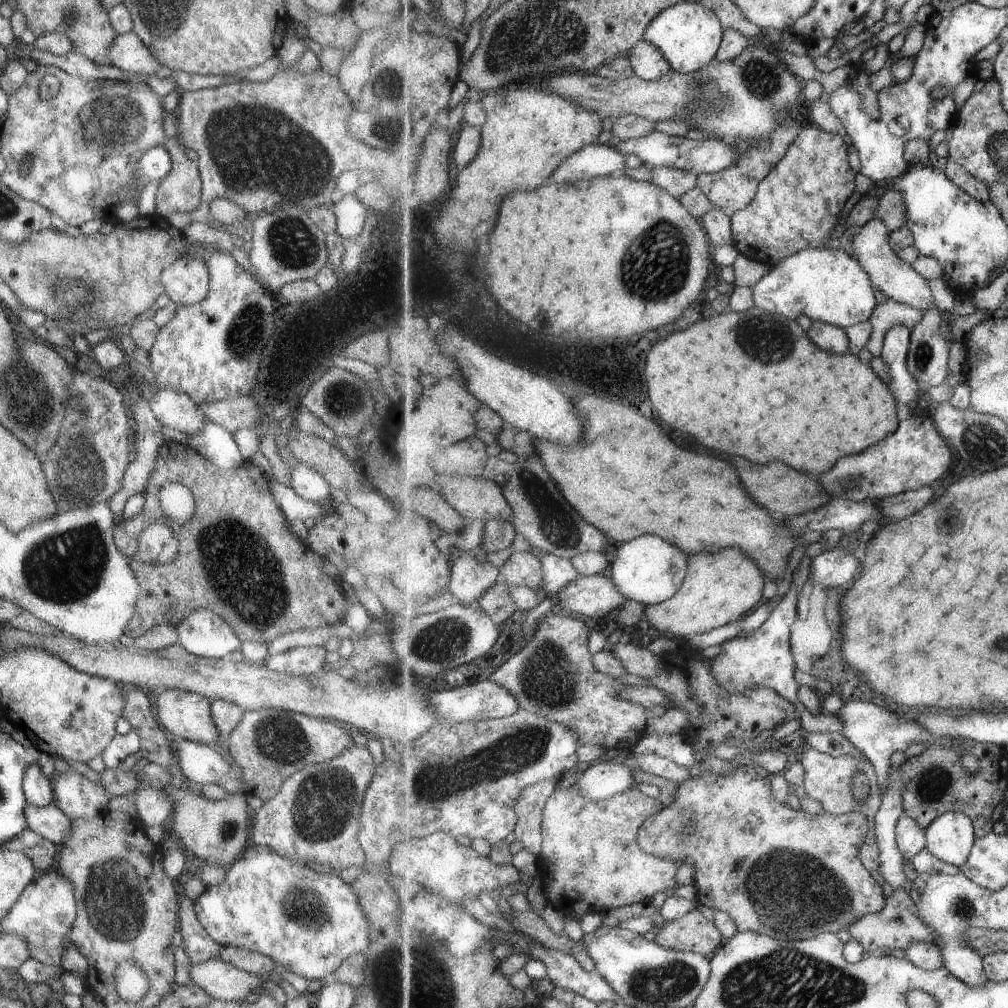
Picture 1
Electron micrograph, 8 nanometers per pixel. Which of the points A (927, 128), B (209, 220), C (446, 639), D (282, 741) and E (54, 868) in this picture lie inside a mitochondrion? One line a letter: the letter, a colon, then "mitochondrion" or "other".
A: other
B: other
C: mitochondrion
D: mitochondrion
E: other

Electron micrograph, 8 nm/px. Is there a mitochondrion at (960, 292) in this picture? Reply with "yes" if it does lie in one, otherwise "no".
no

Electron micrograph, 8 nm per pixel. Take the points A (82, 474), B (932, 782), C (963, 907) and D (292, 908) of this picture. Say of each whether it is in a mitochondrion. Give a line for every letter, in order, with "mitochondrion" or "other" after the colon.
A: mitochondrion
B: mitochondrion
C: mitochondrion
D: mitochondrion

